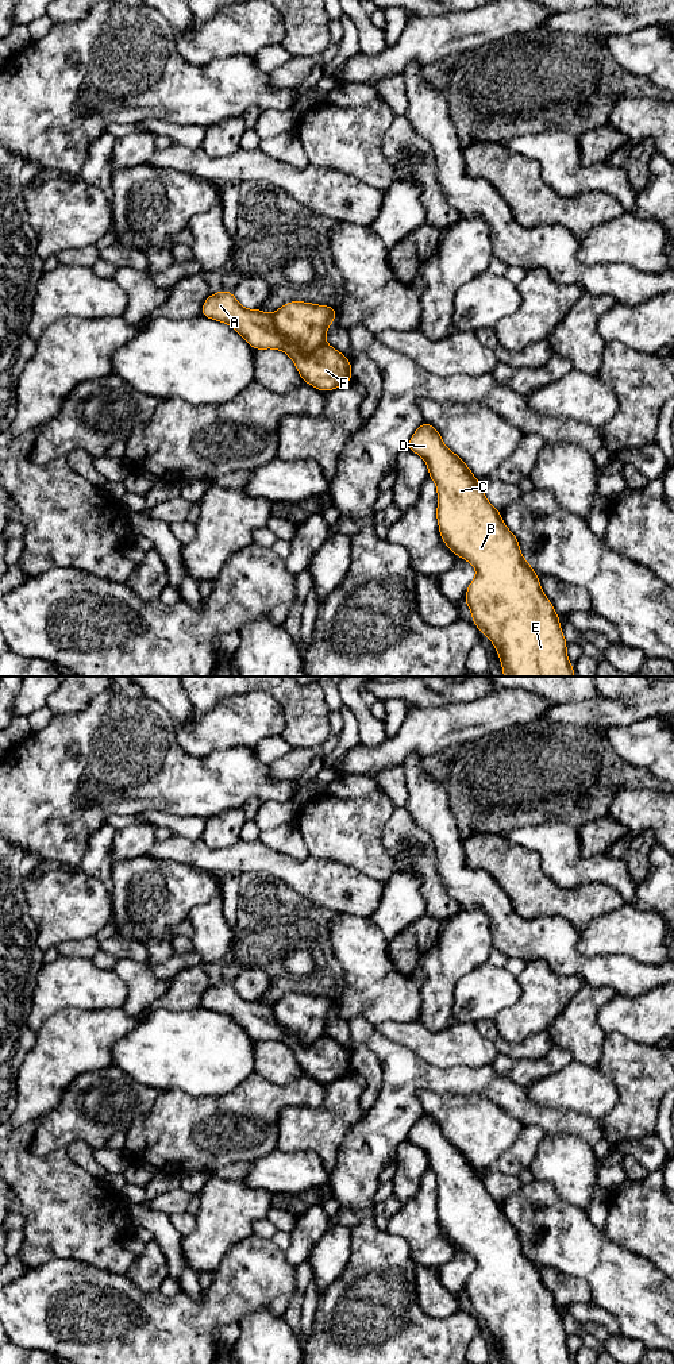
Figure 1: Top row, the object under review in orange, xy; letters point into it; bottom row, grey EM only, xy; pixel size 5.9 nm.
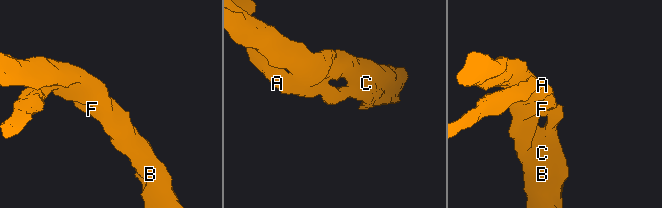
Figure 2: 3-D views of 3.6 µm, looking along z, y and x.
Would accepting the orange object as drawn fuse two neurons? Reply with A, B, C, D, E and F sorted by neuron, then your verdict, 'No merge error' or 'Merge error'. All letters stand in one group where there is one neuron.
Groups: A B C D E F. No merge error

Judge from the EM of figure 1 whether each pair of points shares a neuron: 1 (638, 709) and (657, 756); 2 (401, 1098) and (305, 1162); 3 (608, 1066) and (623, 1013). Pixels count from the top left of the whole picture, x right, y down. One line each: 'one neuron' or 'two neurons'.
1: two neurons
2: two neurons
3: two neurons

